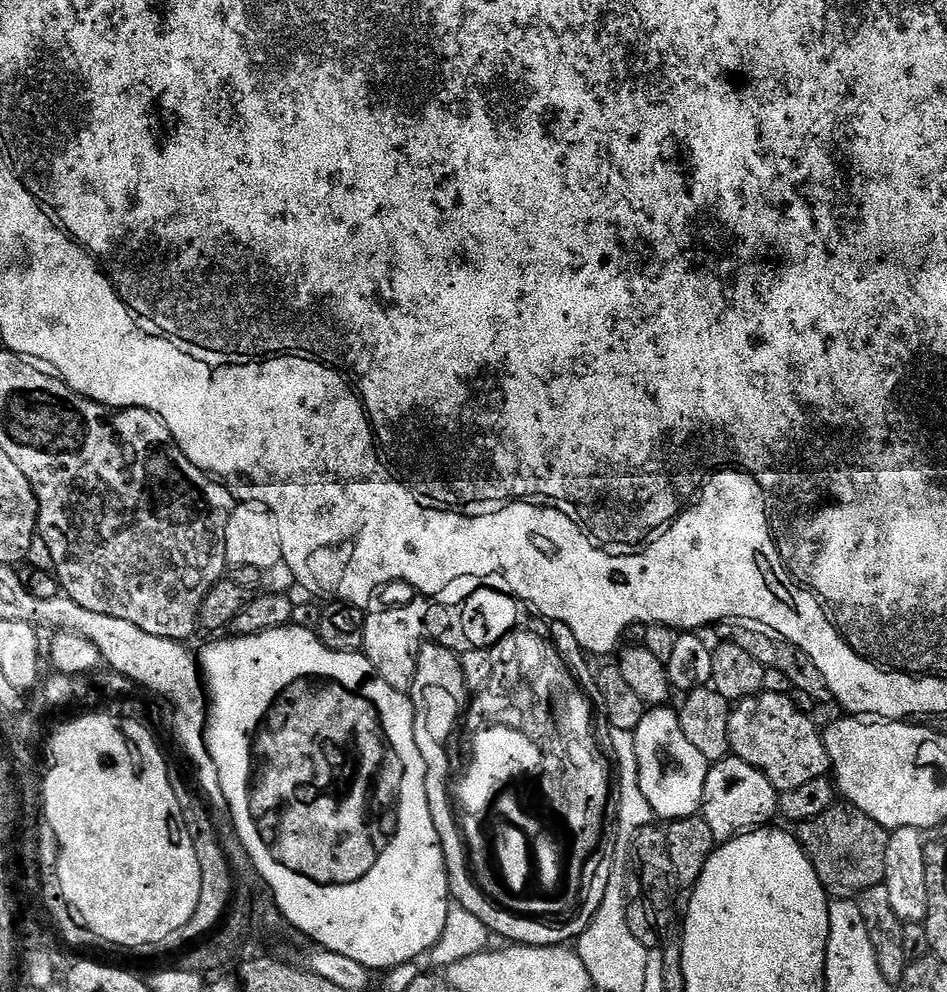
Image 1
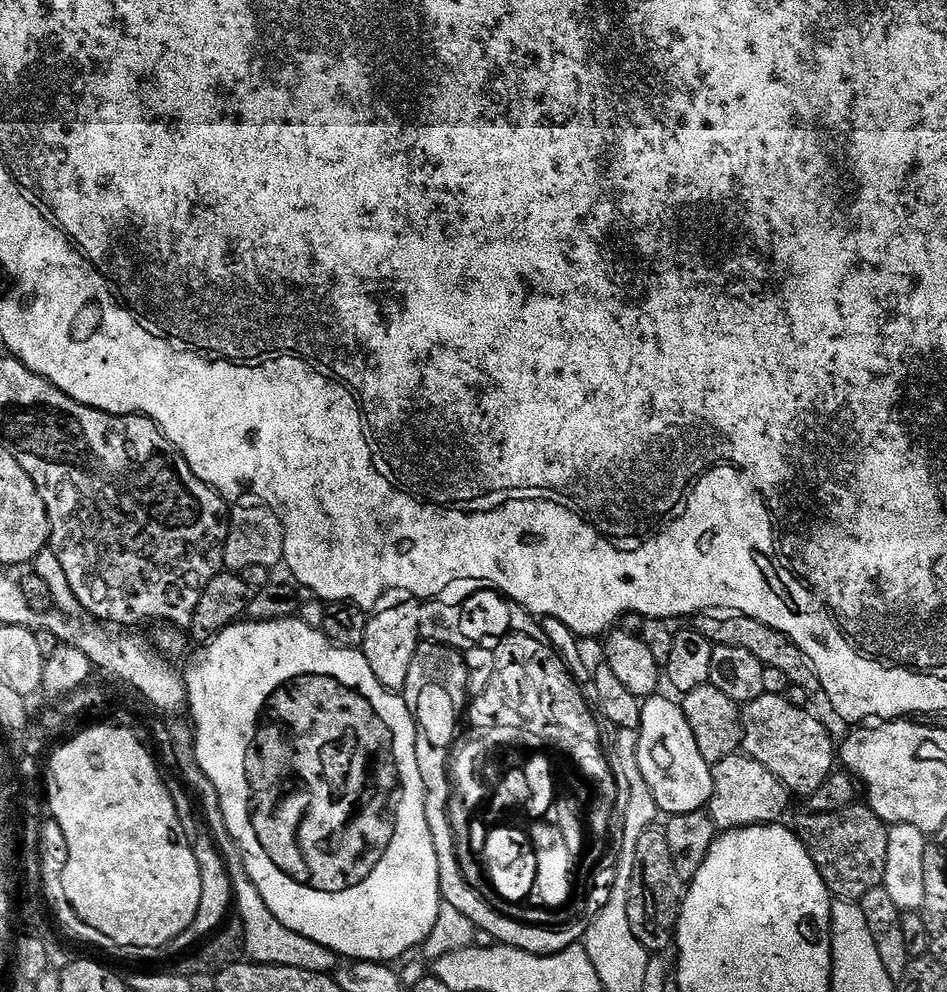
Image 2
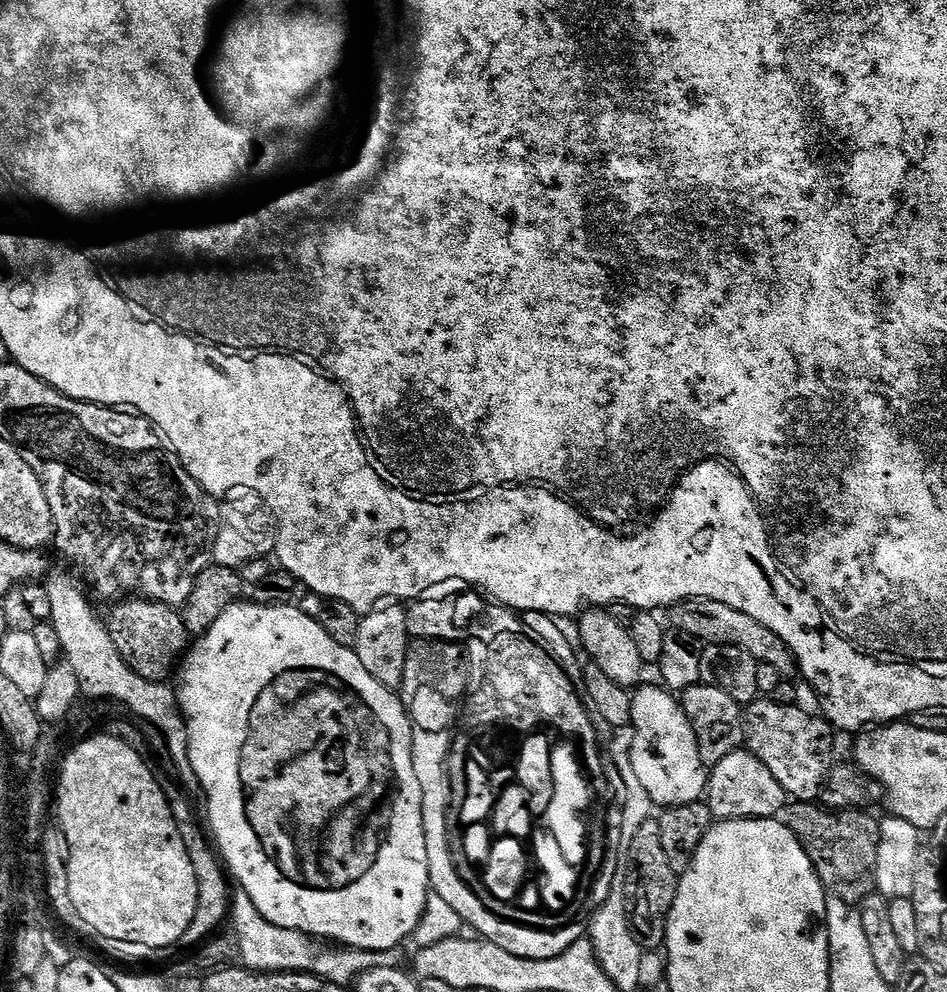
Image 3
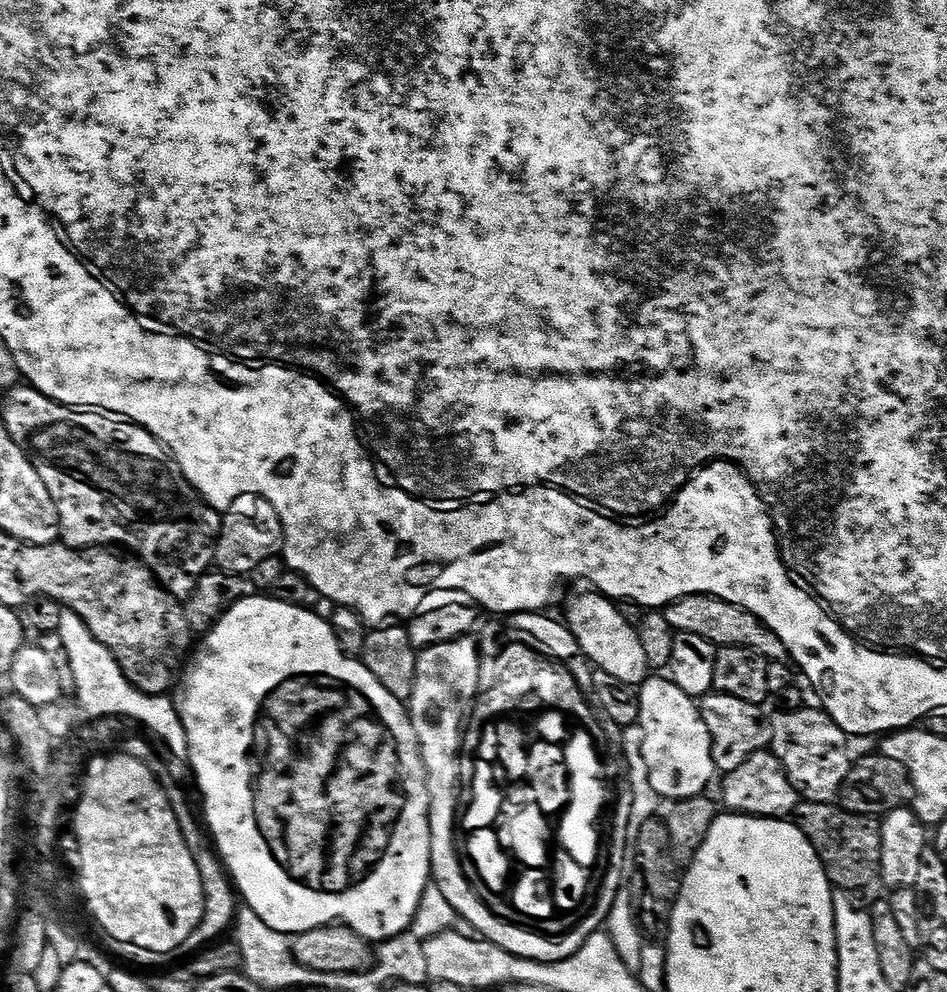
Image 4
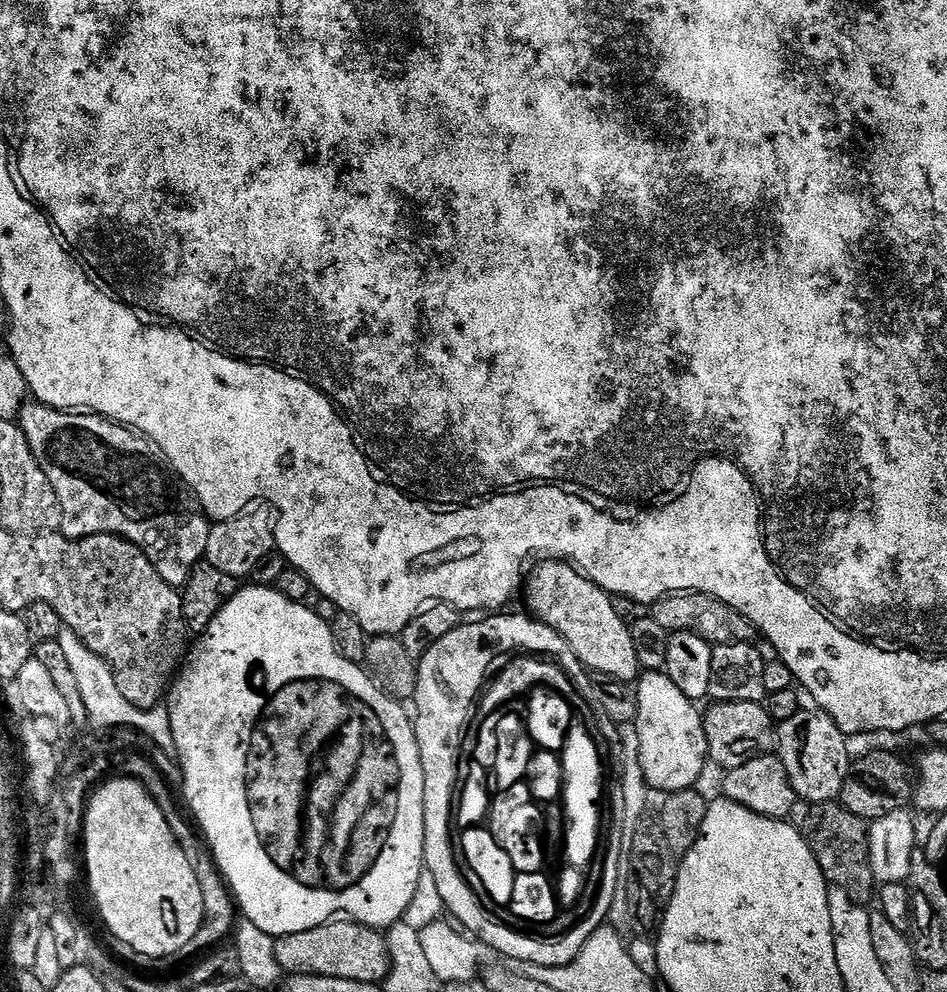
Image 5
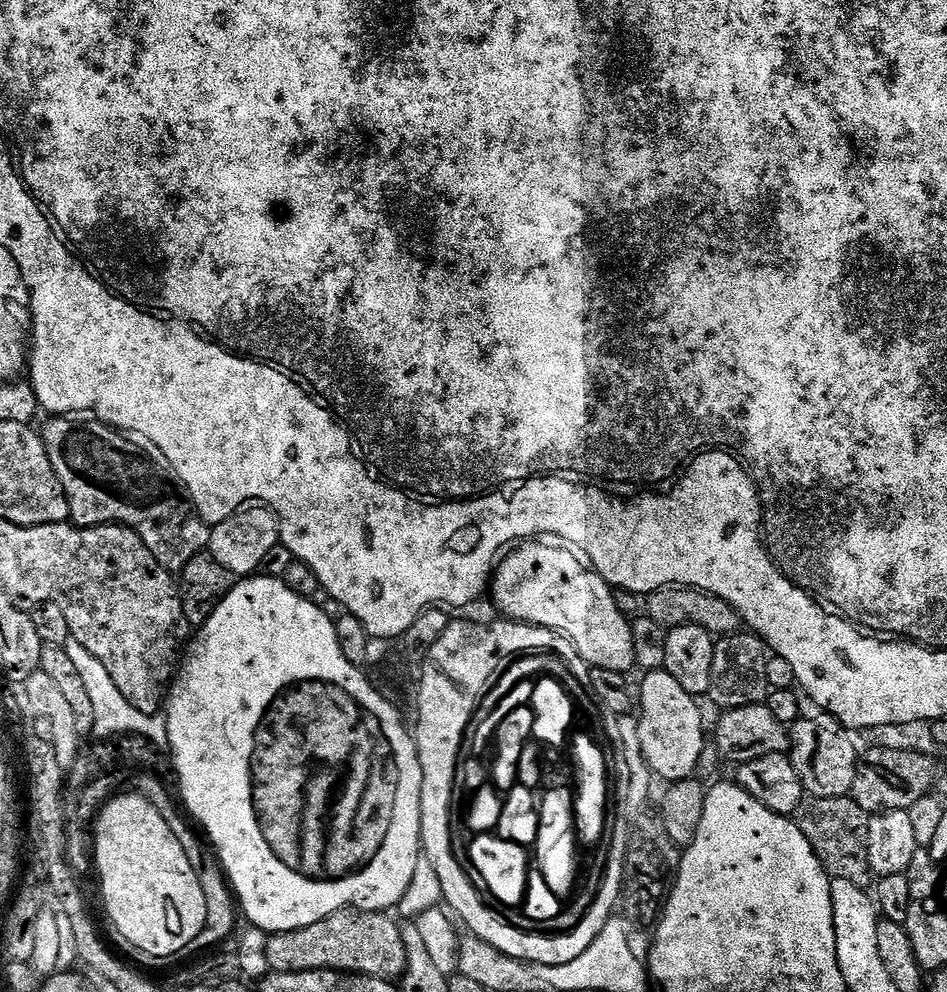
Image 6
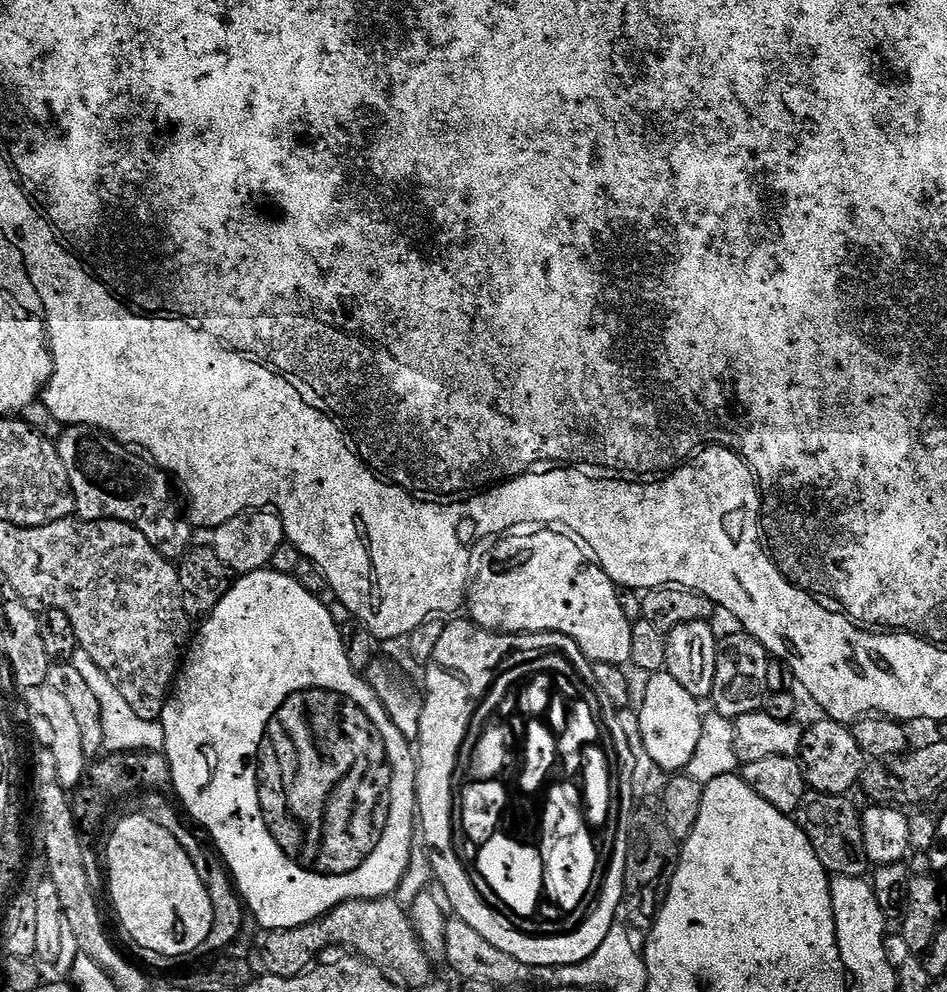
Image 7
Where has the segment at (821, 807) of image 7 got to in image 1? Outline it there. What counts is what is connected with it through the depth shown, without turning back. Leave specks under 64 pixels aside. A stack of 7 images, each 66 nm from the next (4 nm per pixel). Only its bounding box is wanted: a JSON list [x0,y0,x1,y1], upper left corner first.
[794,804,889,900]

